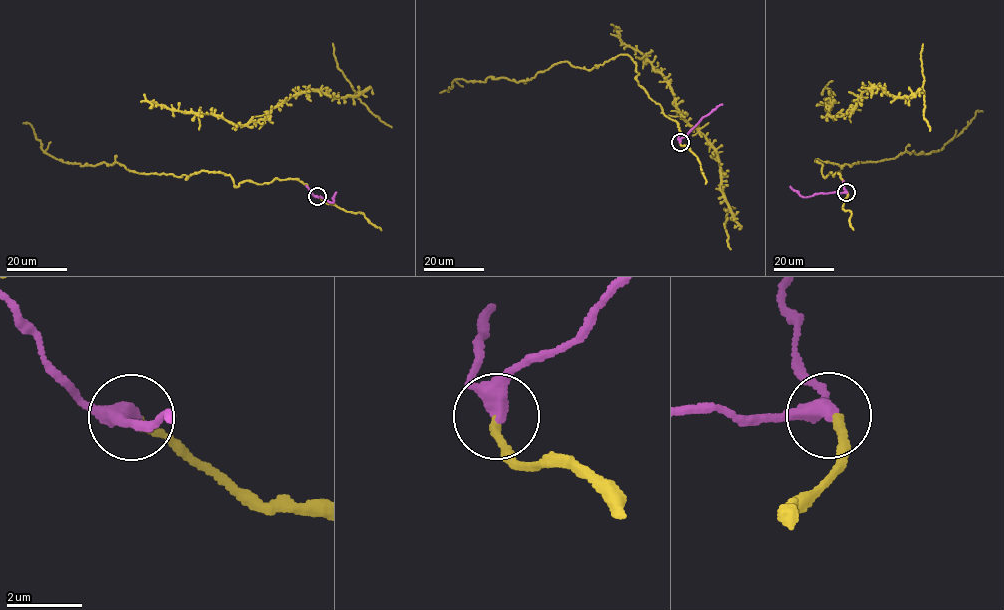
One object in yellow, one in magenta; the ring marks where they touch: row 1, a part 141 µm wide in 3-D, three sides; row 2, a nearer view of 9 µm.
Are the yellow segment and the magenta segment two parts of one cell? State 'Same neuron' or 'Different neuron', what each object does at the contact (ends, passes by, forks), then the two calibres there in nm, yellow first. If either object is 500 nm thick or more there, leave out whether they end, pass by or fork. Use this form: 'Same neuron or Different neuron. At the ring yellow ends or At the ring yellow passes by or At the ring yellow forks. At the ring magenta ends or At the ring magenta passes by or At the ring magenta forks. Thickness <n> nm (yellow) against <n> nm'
Same neuron. At the ring yellow ends. At the ring magenta passes by. Thickness 220 nm (yellow) against 380 nm

